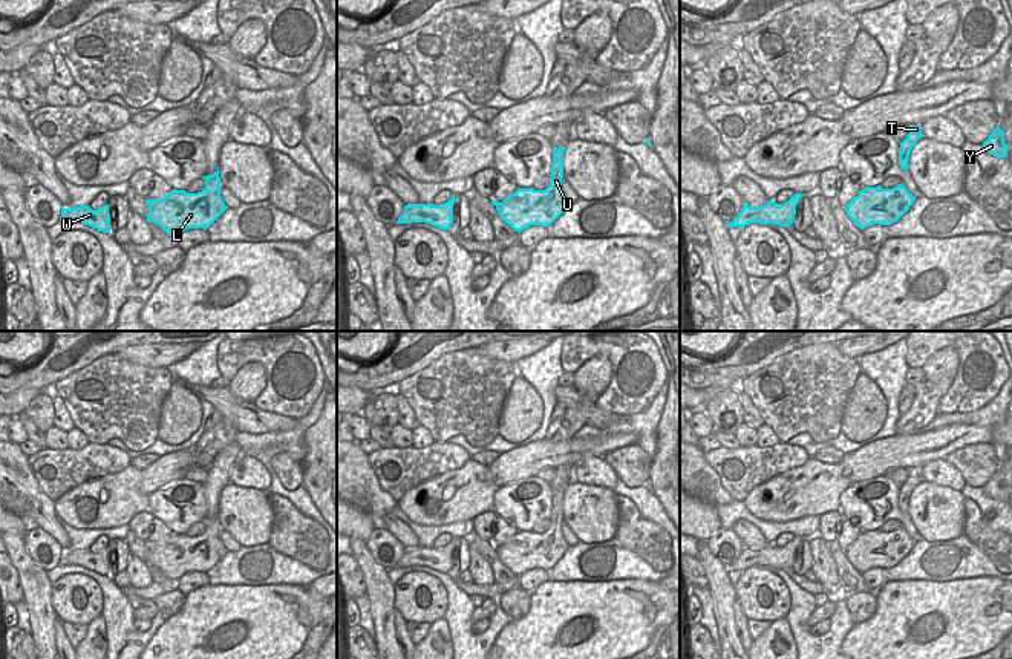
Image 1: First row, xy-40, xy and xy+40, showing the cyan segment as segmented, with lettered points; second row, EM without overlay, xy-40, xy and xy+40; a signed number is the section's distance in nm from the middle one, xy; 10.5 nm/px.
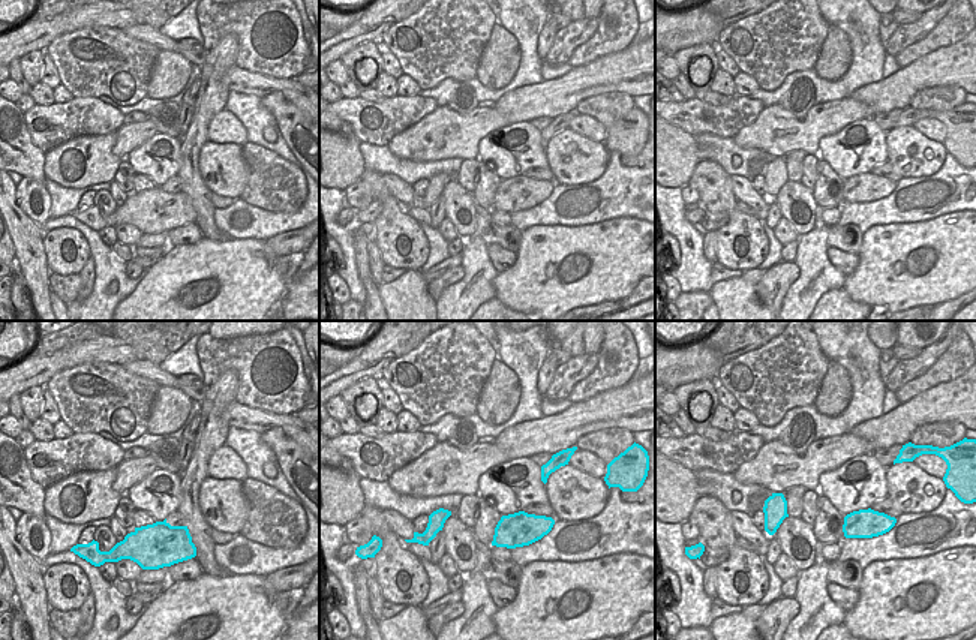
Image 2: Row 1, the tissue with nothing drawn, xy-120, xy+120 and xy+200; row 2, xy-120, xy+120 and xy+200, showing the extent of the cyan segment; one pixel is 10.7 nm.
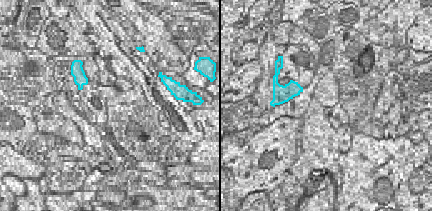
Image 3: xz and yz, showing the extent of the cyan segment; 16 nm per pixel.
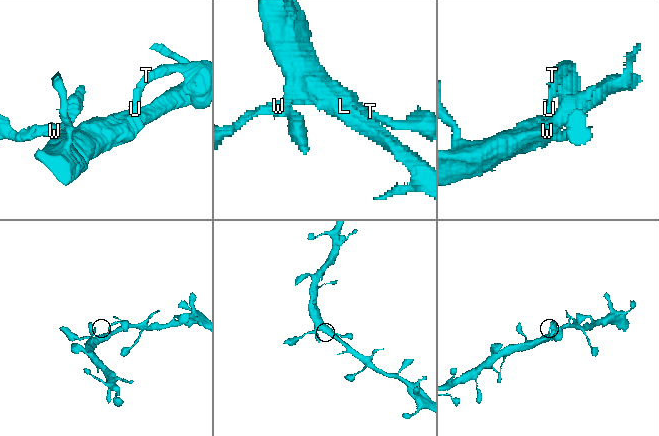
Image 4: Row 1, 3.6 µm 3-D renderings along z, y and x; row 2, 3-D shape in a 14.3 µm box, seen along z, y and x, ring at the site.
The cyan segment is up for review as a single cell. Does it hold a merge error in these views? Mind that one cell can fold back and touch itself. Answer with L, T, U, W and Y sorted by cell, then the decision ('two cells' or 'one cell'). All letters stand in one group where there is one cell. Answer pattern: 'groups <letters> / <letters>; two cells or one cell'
groups L T U W Y; one cell

